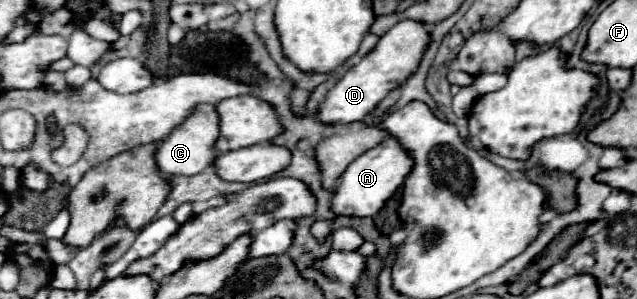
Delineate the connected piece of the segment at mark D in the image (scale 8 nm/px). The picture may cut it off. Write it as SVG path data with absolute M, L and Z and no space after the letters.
M402 20L384 36L380 36L378 44L372 52L368 52L356 66L352 66L326 94L326 100L320 110L320 120L324 124L348 124L366 120L376 104L394 88L400 88L406 82L406 76L418 68L422 62L422 52L426 52L426 44L430 44L432 36L428 32L428 24L422 20Z

